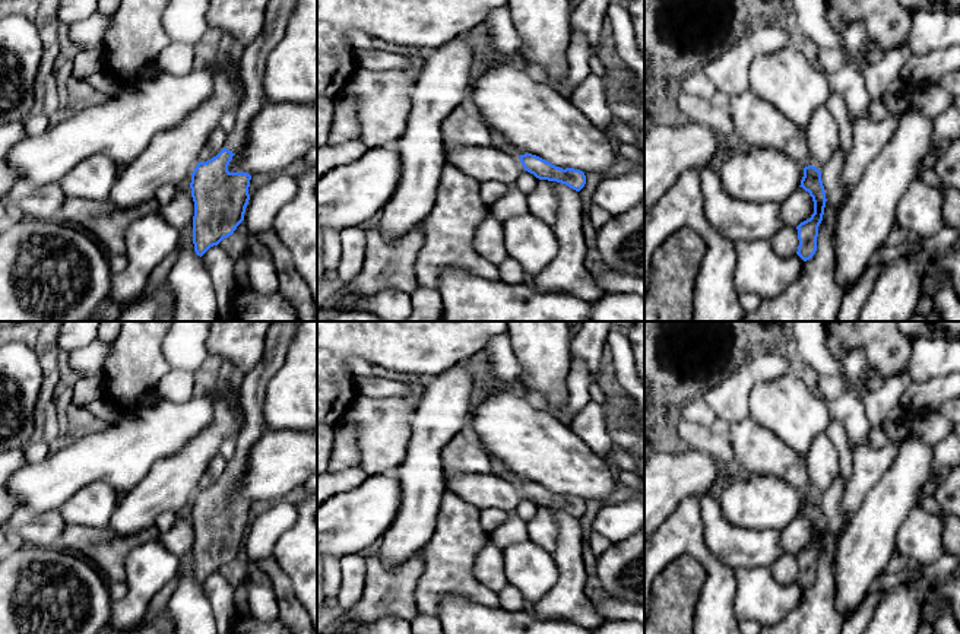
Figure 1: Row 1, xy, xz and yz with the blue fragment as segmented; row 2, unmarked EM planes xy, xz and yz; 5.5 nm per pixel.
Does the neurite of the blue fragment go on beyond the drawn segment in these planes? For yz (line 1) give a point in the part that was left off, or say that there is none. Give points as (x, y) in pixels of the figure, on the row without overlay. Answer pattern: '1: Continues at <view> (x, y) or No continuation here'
1: No continuation here

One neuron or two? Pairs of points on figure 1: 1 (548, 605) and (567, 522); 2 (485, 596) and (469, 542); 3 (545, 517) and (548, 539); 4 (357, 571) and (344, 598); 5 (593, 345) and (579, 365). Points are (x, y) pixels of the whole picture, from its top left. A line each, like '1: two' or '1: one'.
1: one
2: one
3: one
4: one
5: two

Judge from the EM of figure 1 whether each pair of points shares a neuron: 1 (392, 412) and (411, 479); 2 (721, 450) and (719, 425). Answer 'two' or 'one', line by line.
1: two
2: two

